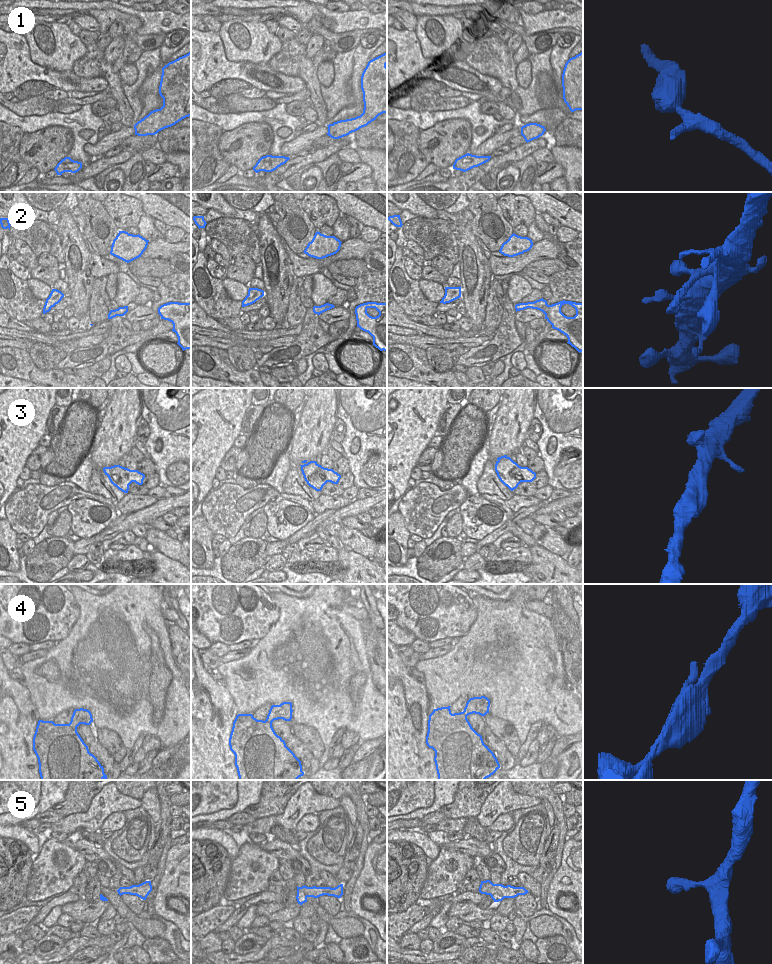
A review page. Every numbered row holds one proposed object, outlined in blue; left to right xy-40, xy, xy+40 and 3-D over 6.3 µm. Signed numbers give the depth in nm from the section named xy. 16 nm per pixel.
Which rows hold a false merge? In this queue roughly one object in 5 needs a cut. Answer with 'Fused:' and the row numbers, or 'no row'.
Fused: no row

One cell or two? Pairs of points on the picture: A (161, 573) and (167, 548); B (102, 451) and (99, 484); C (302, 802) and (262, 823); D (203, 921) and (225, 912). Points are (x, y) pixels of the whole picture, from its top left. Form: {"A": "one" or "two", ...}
{"A": "two", "B": "two", "C": "one", "D": "one"}

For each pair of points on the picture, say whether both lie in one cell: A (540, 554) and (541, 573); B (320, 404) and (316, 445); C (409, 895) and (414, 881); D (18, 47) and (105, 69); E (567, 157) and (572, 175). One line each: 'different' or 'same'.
A: same
B: same
C: same
D: different
E: same

